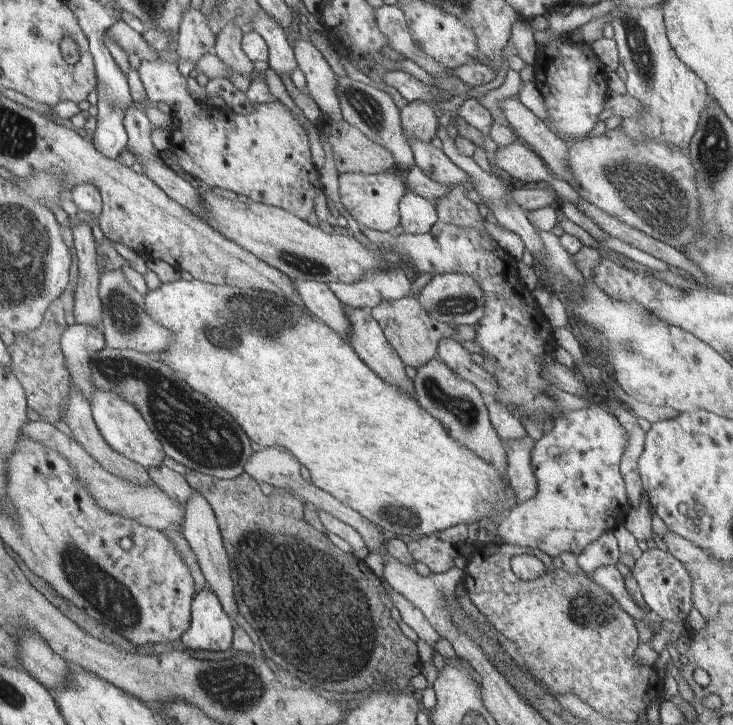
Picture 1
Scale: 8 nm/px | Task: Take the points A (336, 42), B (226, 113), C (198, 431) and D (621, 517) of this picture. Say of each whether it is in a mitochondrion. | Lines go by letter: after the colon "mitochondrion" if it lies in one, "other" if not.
A: other
B: other
C: mitochondrion
D: other

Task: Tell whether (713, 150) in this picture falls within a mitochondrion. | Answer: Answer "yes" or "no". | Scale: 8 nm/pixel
yes

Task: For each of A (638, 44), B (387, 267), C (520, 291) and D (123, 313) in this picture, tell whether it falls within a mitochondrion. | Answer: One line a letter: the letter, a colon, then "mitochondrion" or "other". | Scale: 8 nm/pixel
A: mitochondrion
B: other
C: other
D: mitochondrion

